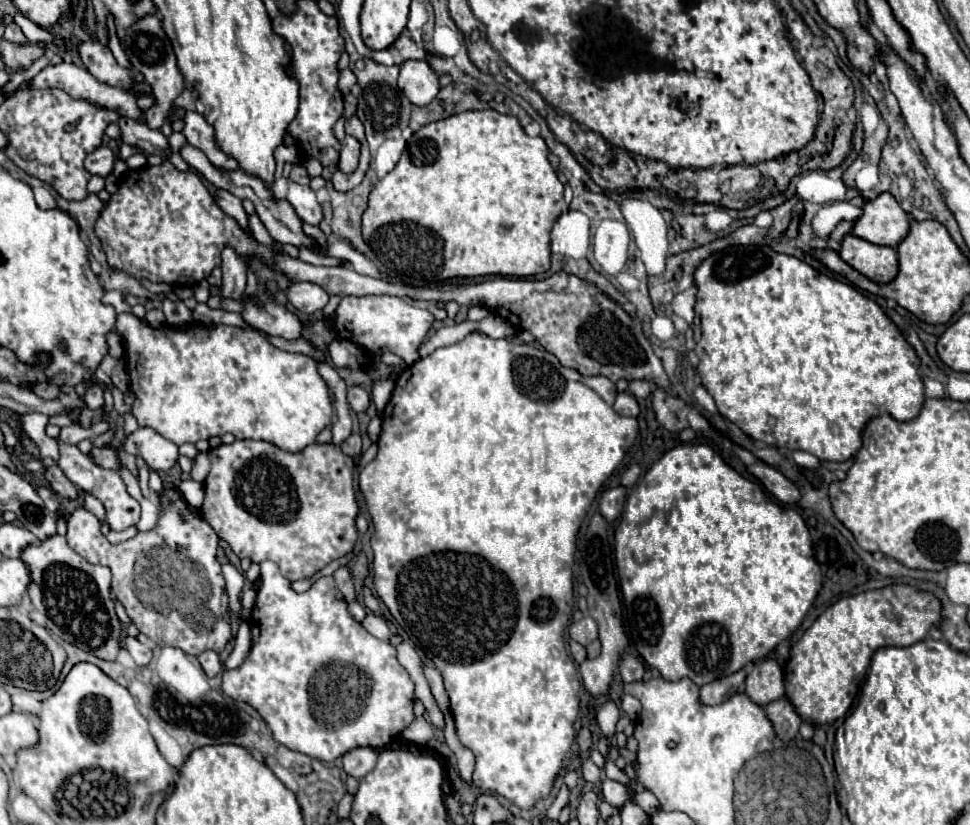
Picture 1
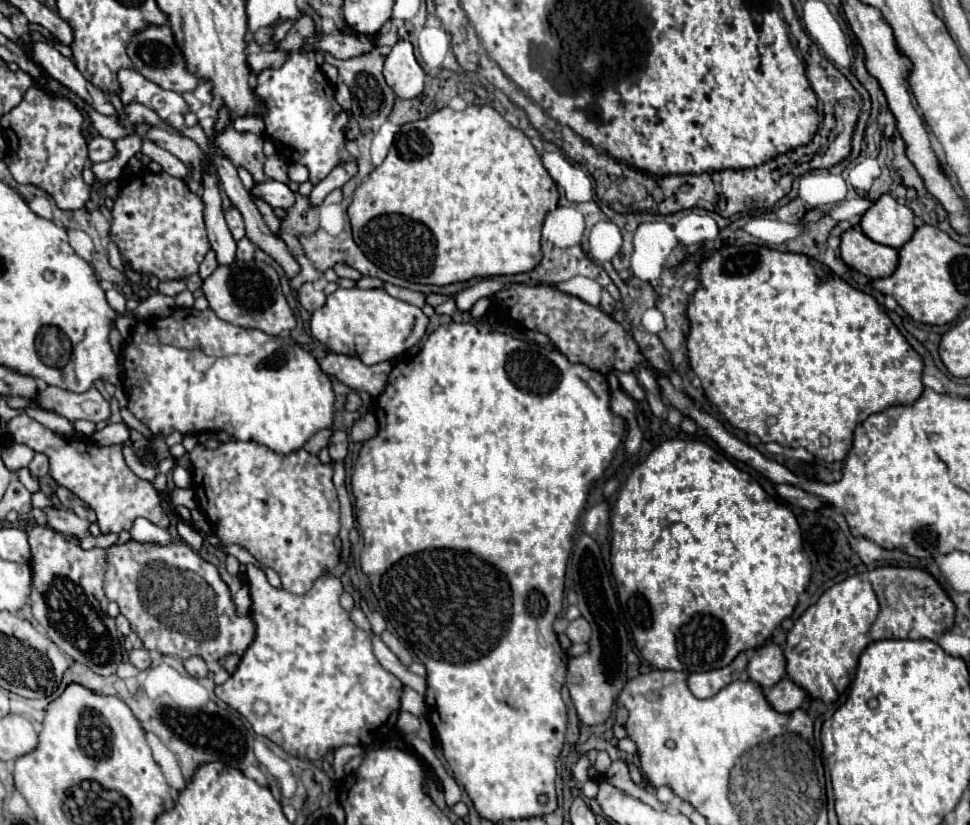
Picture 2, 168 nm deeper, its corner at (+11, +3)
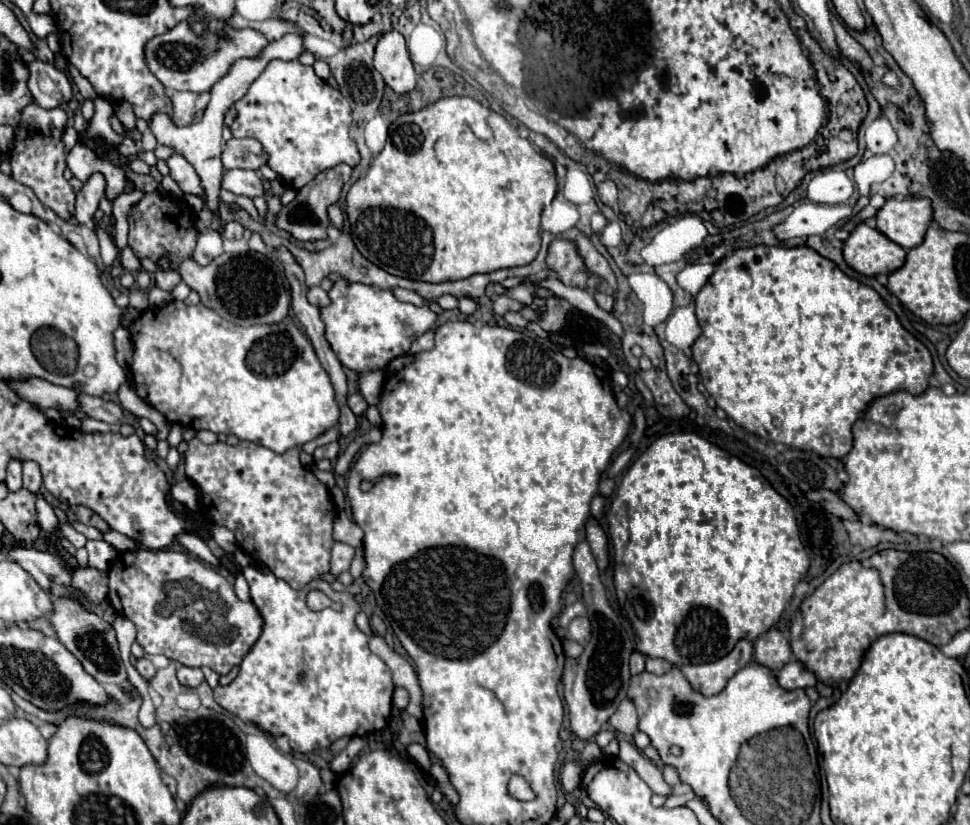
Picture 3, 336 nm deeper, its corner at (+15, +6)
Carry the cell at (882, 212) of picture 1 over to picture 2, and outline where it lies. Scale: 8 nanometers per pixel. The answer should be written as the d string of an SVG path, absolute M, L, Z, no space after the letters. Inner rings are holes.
M882 194L862 214L860 228L870 240L884 246L900 248L904 242L910 240L914 232L914 214L890 194Z

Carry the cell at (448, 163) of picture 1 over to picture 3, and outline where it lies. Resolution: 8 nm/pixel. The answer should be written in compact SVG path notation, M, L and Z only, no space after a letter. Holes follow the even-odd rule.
M442 97L436 103L414 111L400 115L388 131L388 141L386 147L376 155L372 161L368 173L360 177L348 191L346 195L346 215L350 221L352 229L352 239L358 247L358 251L372 263L376 263L380 269L388 271L390 275L396 277L406 277L406 279L416 279L416 281L428 281L428 283L442 283L442 281L452 281L452 279L466 279L474 273L490 273L506 267L520 267L528 265L534 261L534 257L540 251L540 215L545 205L549 205L557 192L556 171L552 161L538 153L528 139L522 139L518 135L518 129L508 123L500 113L482 107L478 101L472 97Z

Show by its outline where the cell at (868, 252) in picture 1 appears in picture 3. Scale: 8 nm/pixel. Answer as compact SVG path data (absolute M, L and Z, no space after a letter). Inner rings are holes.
M860 223L856 227L856 231L850 235L850 239L844 241L844 259L852 269L856 269L862 275L890 275L892 271L896 271L904 265L906 249L902 249L898 243L890 241L884 233L870 227L868 223Z

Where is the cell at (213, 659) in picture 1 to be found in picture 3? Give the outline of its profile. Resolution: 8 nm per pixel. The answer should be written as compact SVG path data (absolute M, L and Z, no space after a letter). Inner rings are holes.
M180 667L178 669L178 681L188 687L188 689L196 689L202 681L204 681L204 675L200 669L192 669L192 667Z

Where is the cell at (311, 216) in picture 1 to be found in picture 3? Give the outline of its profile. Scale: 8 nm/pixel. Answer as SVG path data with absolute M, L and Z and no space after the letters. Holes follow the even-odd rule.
M246 169L224 171L222 187L232 191L234 195L246 195L246 197L264 195L264 187L262 187L262 181L256 175L256 171L246 171Z

